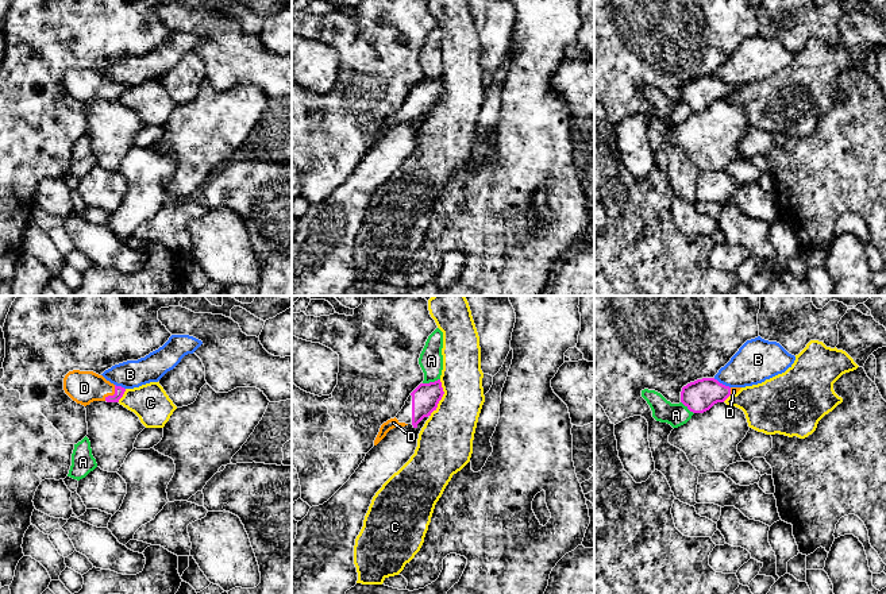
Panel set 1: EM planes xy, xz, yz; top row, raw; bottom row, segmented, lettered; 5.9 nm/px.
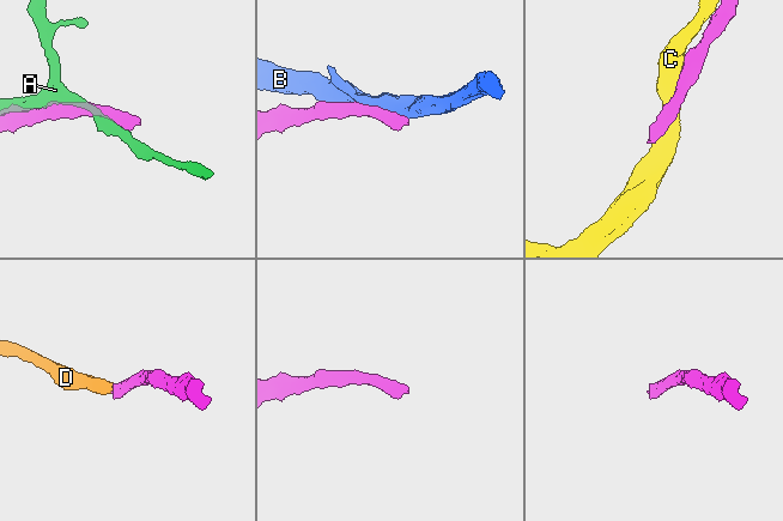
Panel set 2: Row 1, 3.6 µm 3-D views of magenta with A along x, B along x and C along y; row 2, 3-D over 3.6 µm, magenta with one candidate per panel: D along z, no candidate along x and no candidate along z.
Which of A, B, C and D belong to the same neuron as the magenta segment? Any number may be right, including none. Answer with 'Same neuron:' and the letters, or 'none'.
Same neuron: D

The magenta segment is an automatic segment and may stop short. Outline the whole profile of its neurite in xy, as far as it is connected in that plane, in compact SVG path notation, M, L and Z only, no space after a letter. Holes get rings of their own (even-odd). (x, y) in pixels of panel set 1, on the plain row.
M69 69L63 76L65 90L84 104L93 99L119 100L126 86L93 69Z

